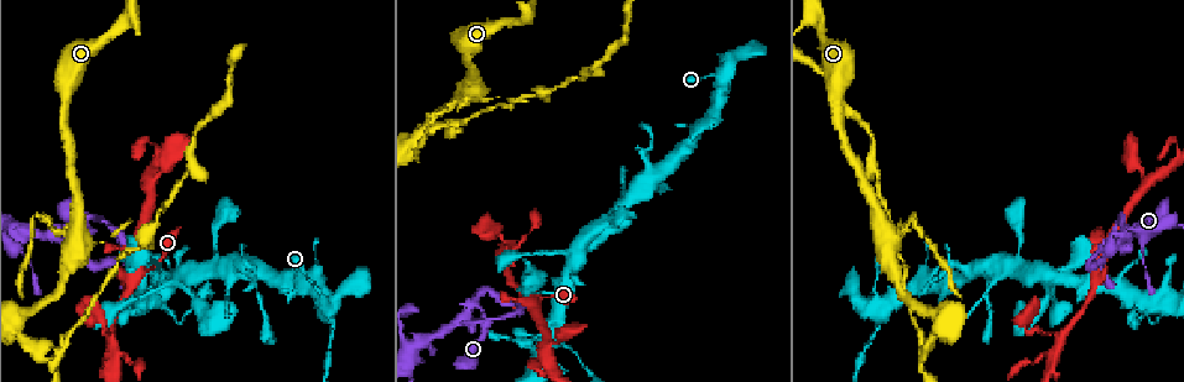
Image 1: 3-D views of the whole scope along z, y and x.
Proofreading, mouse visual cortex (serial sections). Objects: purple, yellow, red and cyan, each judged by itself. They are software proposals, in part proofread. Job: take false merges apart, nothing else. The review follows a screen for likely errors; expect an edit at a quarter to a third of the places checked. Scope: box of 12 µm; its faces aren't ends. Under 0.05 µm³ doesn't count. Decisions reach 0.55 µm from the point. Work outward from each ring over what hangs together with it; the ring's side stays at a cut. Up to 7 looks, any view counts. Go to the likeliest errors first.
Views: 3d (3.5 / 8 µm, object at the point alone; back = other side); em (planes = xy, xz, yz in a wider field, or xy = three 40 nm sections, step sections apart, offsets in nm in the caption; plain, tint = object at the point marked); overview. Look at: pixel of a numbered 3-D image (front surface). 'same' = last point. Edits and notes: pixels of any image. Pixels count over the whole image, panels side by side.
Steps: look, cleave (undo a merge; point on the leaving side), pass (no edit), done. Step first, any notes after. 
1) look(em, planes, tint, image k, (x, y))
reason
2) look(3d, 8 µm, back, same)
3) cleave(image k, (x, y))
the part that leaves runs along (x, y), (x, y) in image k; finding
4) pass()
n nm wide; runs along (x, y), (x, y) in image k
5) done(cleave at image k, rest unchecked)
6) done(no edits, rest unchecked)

look(3d, 8 µm, image 1, (472, 84))
thin neck

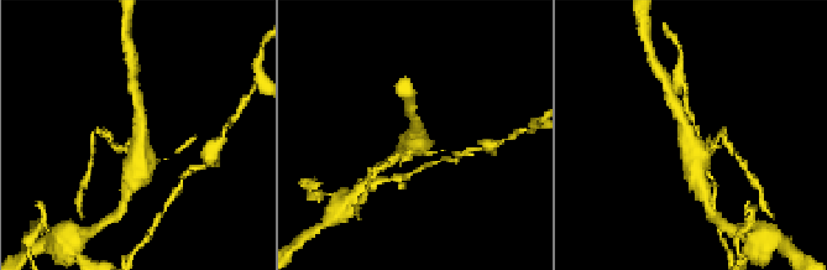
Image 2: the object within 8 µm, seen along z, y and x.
look(em, xy, step 2, tint, image 2, (689, 145))

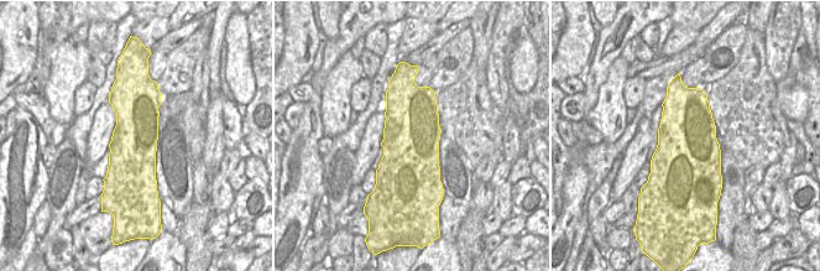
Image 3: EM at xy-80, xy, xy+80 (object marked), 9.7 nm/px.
pass()
runs along (682, 120), (702, 185) in image 2; continuous, no second cell

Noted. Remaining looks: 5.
look(3d, 3.5 µm, image 1, (456, 127))
sharp bend

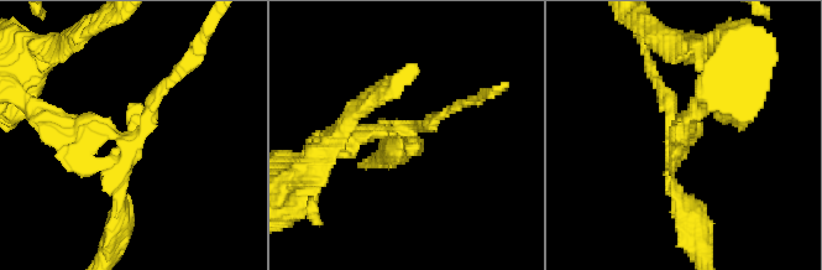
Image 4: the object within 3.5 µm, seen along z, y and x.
look(em, planes, tint, image 4, (137, 136))
arms of 150, 250 nm

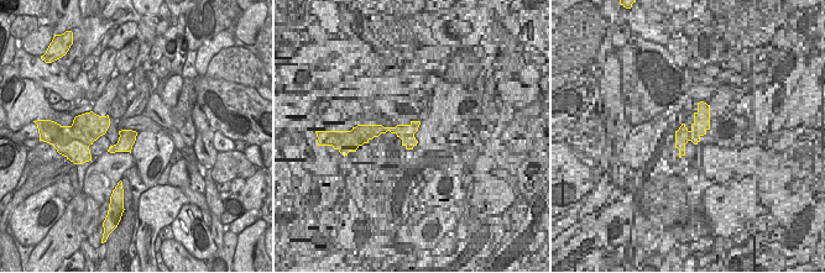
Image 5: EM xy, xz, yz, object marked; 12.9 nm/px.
pass()
runs along (59, 126), (131, 141), (177, 73) in image 4; all the same cell

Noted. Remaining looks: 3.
look(3d, 3.5 µm, image 1, (591, 70))
narrows sharply

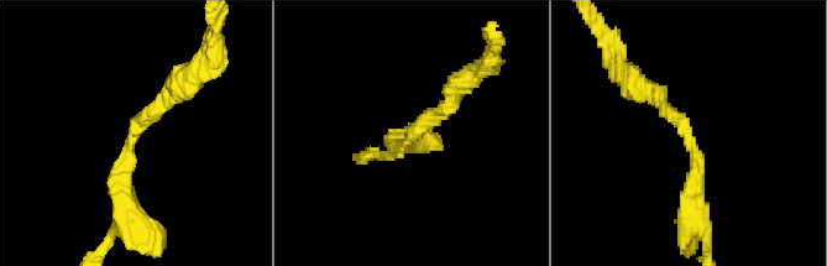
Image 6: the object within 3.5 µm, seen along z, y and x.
look(em, xy, step 1, tint, image 6, (691, 143))
arms of 200, 300 nm; shape alone is not enough

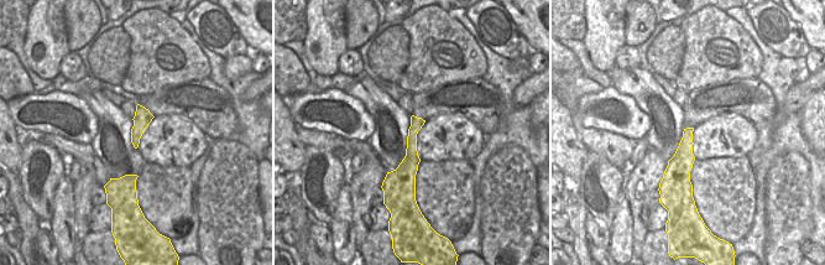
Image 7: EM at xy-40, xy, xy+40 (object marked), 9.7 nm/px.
pass()
runs along (413, 119), (405, 190) in image 7; all the same cell

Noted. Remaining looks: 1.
done(no edits, rest unchecked)

